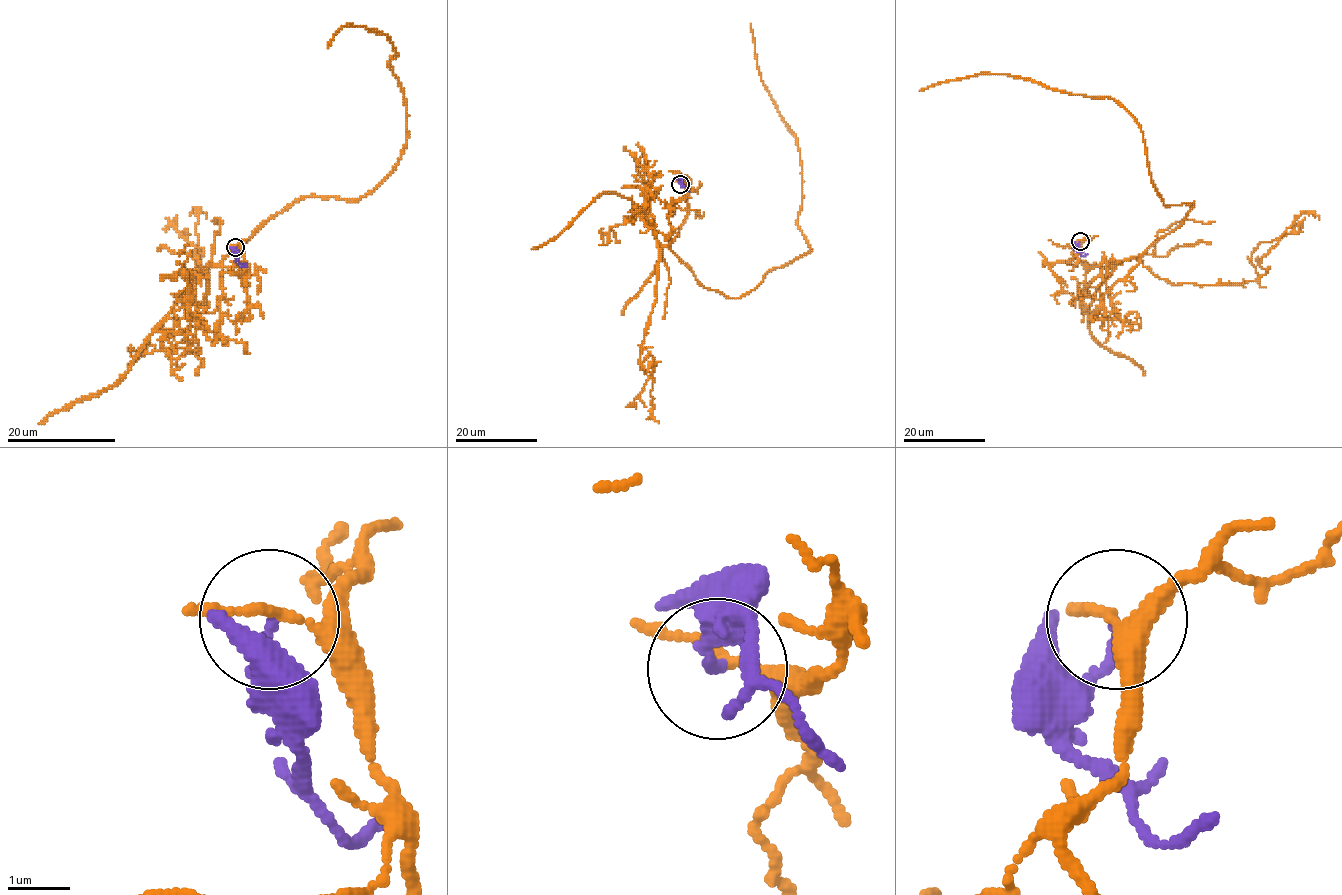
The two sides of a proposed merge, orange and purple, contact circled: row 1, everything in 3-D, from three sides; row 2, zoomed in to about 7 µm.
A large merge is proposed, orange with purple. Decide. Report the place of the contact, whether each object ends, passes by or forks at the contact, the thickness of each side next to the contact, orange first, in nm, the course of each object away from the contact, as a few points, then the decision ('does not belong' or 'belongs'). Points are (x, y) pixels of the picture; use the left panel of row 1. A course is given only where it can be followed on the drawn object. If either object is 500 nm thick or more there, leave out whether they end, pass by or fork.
place (235, 247); orange passes by; purple ends; calibres 150 and 150 nm; course orange (236, 247), (244, 281), (220, 263), (263, 222), (366, 195), (401, 154), (386, 35), (346, 25), (327, 48); course purple (235, 247), (238, 260), (242, 266), (246, 264); does not belong

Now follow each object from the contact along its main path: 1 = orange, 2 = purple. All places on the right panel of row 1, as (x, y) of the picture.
1: (1080, 241), (1076, 259), (1091, 267), (1139, 257), (1193, 206), (1163, 202), (1129, 112), (1008, 74), (920, 91)
2: (1080, 241), (1079, 251), (1087, 254)

